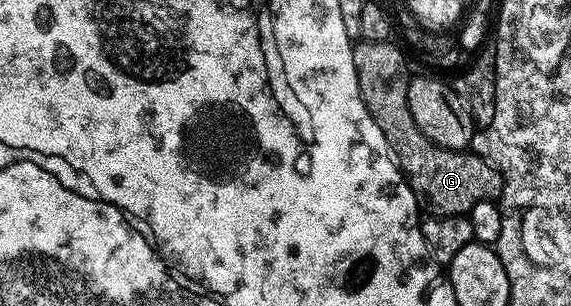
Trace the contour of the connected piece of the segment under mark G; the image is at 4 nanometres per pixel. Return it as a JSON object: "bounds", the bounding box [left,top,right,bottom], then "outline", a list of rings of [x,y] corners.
{"bounds":[353,41,505,218],"outline":[[[358,41],[353,48],[355,76],[359,80],[359,96],[367,112],[371,112],[371,120],[379,124],[379,132],[383,132],[389,153],[400,166],[401,173],[409,179],[418,207],[426,215],[442,218],[456,214],[468,216],[475,204],[497,202],[505,180],[488,160],[468,149],[448,150],[437,146],[419,132],[419,124],[415,124],[415,116],[411,116],[411,108],[407,108],[411,71],[405,63],[406,51],[393,45],[392,41]]]}

